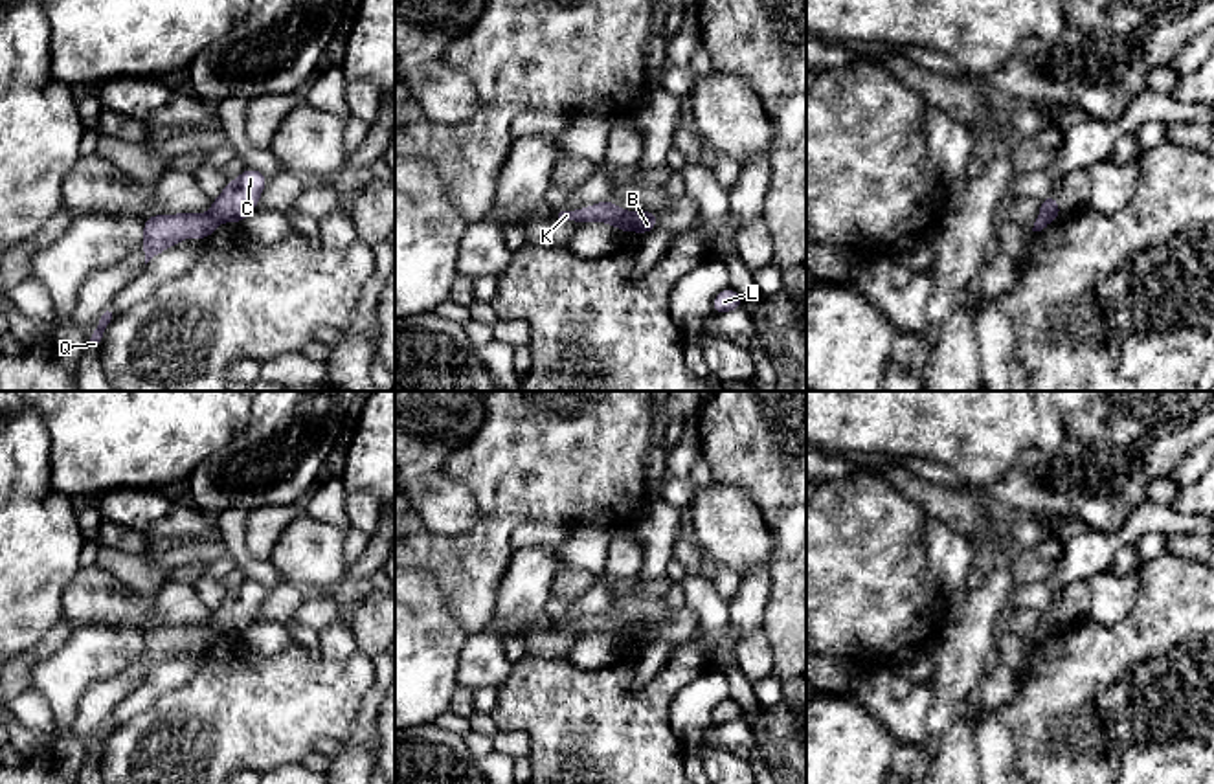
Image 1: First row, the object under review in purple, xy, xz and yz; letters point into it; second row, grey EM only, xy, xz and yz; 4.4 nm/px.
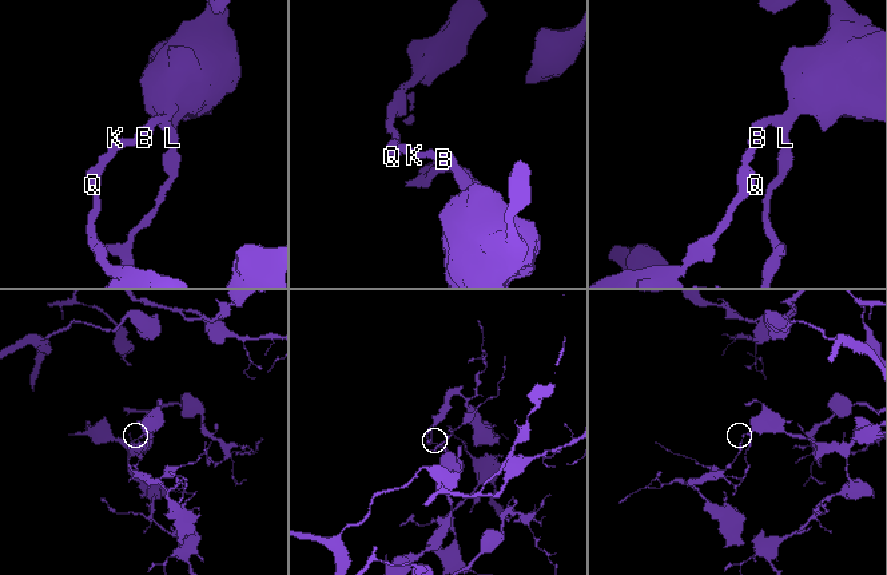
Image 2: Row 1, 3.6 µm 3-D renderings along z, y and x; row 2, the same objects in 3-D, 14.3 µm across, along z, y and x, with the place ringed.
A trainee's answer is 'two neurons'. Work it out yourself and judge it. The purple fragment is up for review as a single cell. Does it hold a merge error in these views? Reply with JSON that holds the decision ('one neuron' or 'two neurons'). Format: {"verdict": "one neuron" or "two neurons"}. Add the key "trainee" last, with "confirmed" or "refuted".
{"verdict": "two neurons", "trainee": "confirmed"}

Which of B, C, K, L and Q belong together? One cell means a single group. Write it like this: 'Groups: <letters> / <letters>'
Groups: B C L / K Q

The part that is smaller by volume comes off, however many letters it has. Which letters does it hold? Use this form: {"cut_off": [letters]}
{"cut_off": ["K", "Q"]}

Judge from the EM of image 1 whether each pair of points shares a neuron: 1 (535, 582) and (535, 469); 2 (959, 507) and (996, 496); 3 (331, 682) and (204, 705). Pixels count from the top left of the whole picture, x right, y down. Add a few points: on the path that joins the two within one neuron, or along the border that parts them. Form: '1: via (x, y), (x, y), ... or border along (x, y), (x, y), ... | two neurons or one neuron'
1: border along (513, 549), (498, 590) | two neurons
2: border along (974, 491), (987, 502) | two neurons
3: via (300, 696), (280, 705), (236, 705) | one neuron

